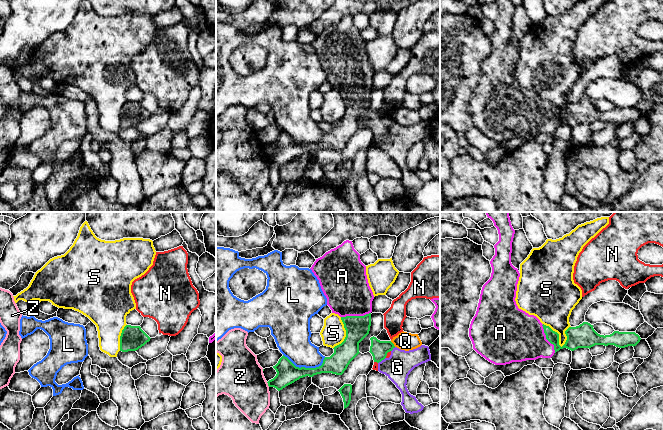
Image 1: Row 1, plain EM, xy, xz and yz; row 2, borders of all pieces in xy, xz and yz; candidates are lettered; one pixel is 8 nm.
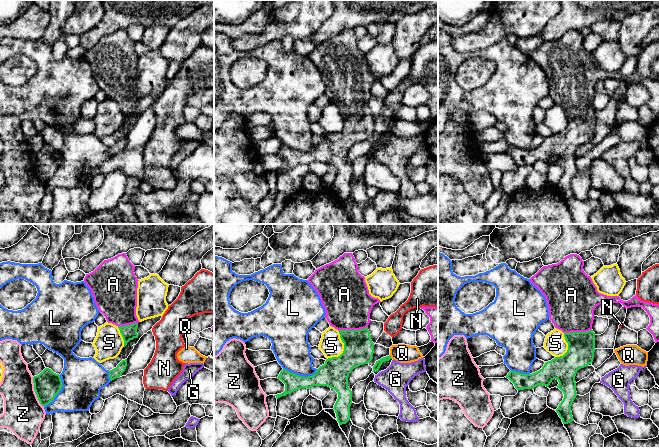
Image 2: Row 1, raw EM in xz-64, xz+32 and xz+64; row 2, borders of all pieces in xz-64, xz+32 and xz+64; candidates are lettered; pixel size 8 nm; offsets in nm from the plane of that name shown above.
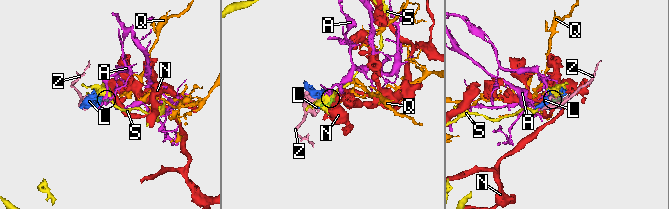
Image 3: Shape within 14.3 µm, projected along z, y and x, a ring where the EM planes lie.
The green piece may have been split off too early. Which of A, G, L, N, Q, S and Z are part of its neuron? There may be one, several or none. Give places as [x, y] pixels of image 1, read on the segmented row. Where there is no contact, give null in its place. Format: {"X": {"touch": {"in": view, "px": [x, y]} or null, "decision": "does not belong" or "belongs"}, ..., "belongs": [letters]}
{"A": {"touch": {"in": "xz", "px": [355, 316]}, "decision": "belongs"}, "G": {"touch": {"in": "xz", "px": [381, 360]}, "decision": "belongs"}, "L": {"touch": {"in": "xz", "px": [306, 368]}, "decision": "does not belong"}, "N": {"touch": {"in": "xz", "px": [386, 354]}, "decision": "does not belong"}, "Q": {"touch": {"in": "xz", "px": [393, 344]}, "decision": "does not belong"}, "S": {"touch": {"in": "yz", "px": [557, 333]}, "decision": "does not belong"}, "Z": {"touch": {"in": "xz", "px": [268, 384]}, "decision": "does not belong"}, "belongs": ["A", "G"]}

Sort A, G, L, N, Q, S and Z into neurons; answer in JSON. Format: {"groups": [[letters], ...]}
{"groups": [["A", "G"], ["L"], ["N"], ["Q"], ["S"], ["Z"]]}

